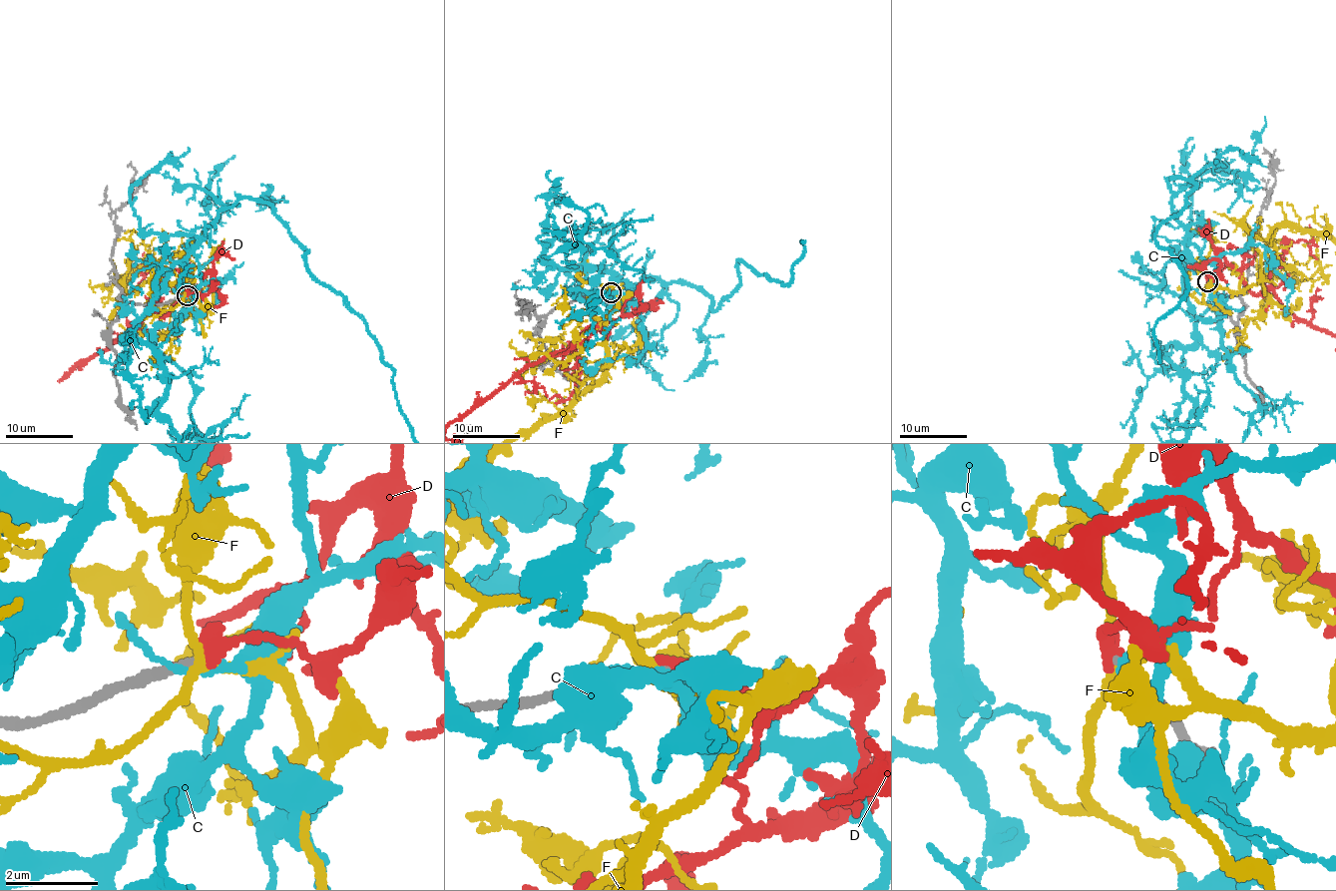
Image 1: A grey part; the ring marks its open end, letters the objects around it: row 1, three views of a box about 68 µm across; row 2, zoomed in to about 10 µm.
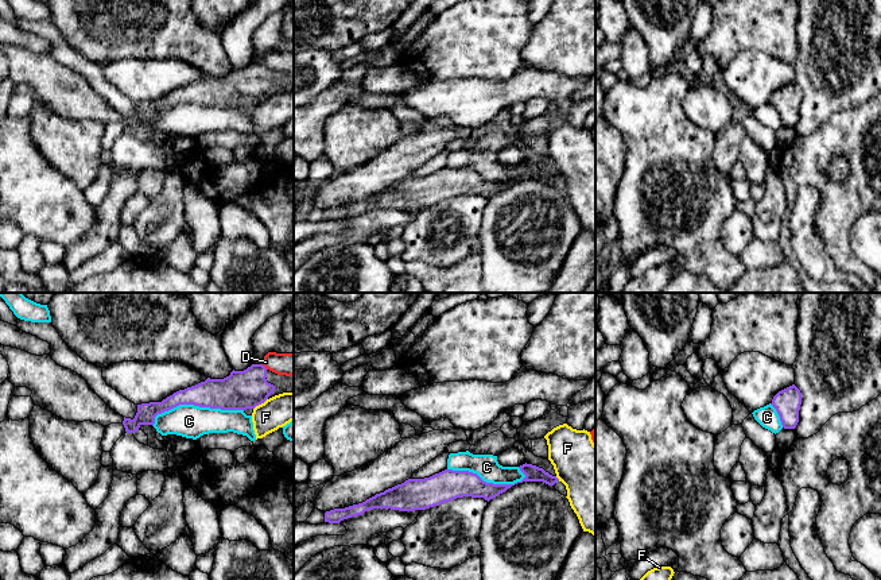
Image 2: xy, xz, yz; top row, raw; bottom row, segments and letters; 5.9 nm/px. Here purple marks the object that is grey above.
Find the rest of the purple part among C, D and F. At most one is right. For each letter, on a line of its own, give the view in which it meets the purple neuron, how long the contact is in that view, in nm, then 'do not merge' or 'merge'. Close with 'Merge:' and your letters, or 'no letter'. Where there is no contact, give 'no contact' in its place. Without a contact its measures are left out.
C: contact in xy; length 550 nm; do not merge
D: contact in xy; length 50 nm; do not merge
F: contact in xy; length 110 nm; do not merge
Merge: no letter

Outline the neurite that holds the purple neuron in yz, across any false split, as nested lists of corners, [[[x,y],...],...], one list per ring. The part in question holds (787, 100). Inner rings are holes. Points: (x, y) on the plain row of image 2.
[[[792,82],[779,89],[771,101],[781,119],[784,127],[795,127],[799,120],[799,108],[802,103],[802,90]]]

